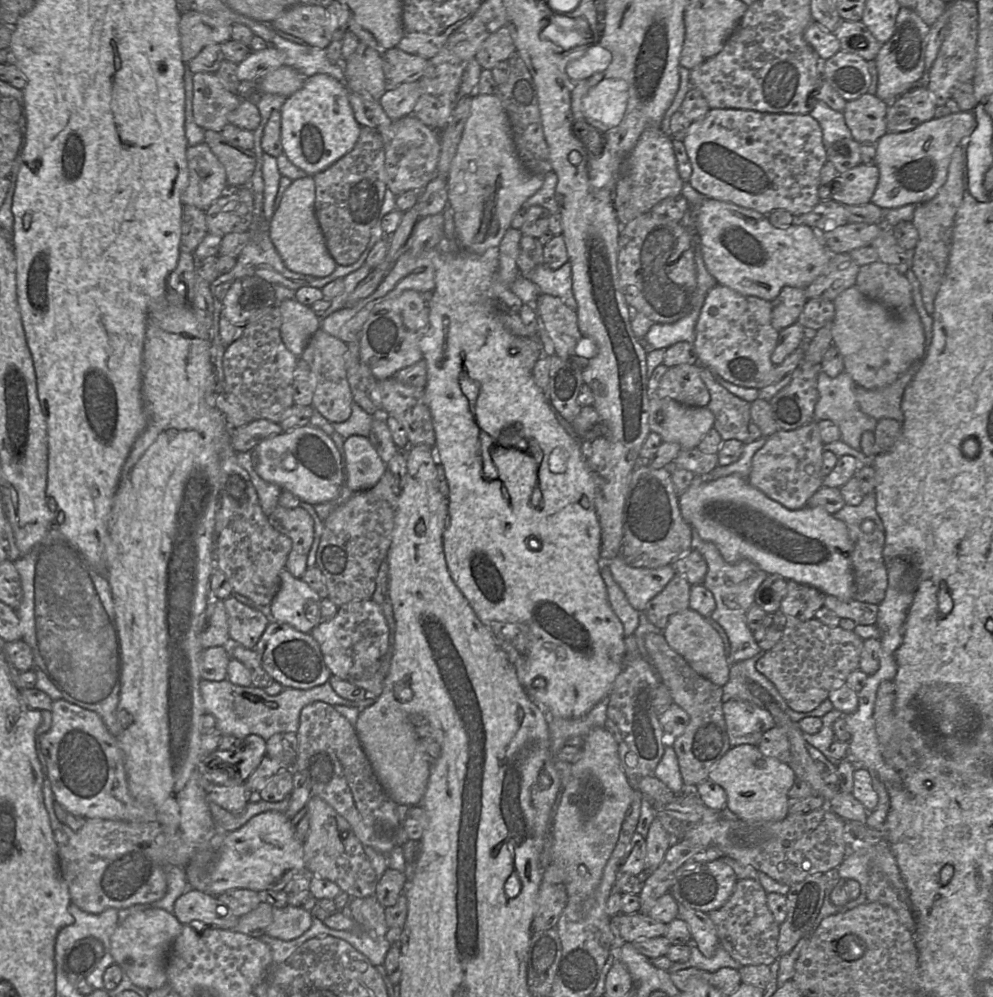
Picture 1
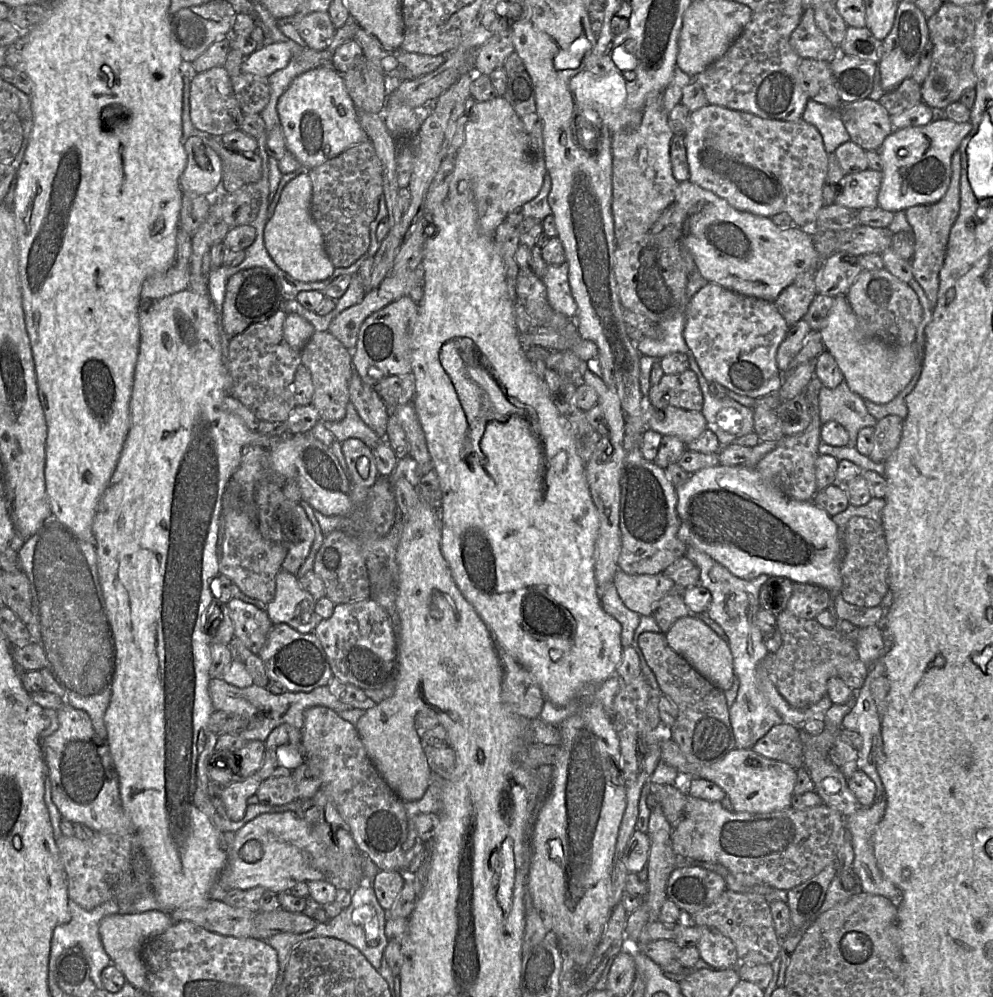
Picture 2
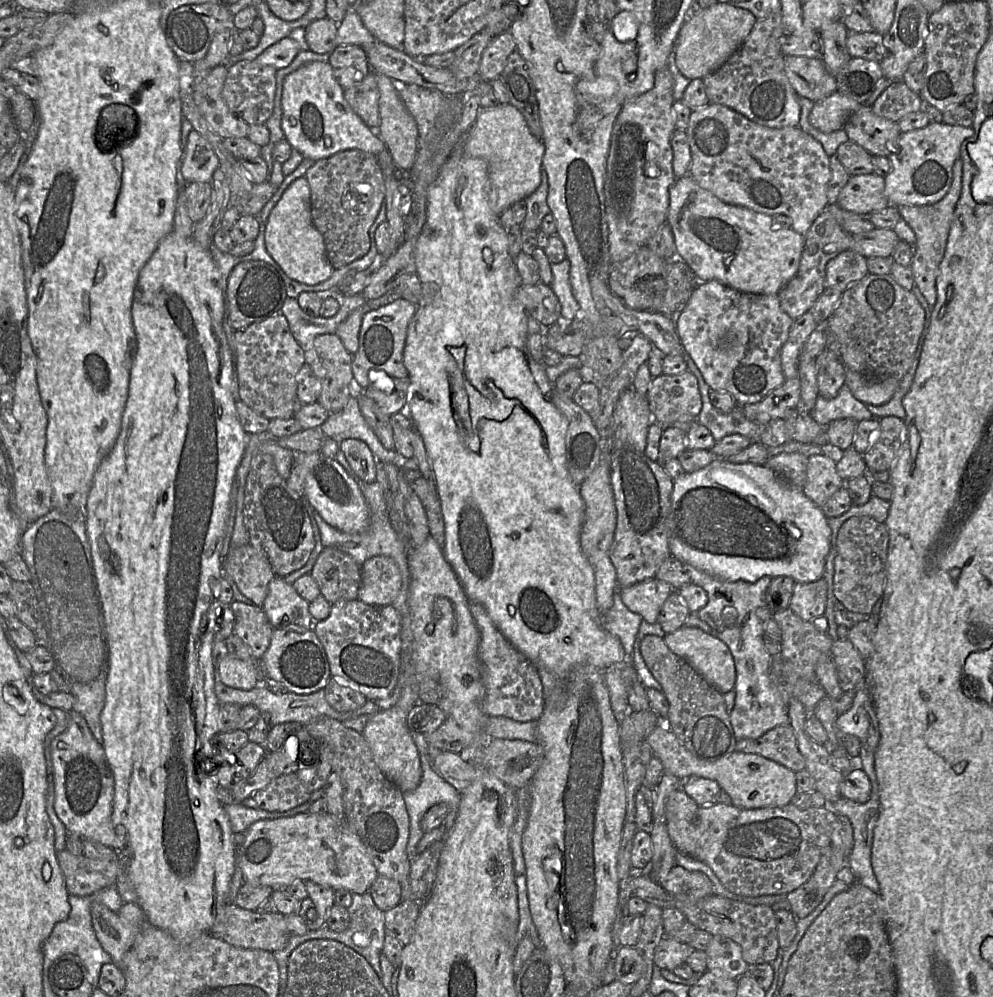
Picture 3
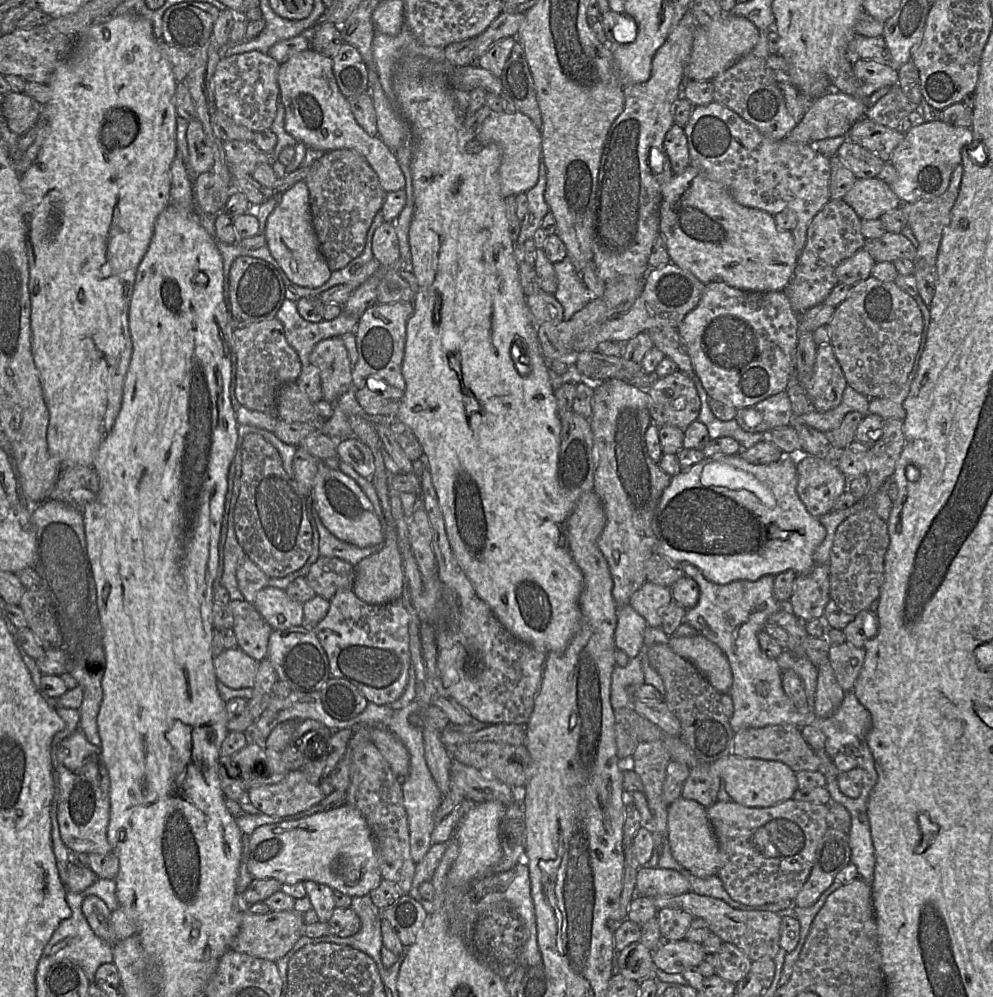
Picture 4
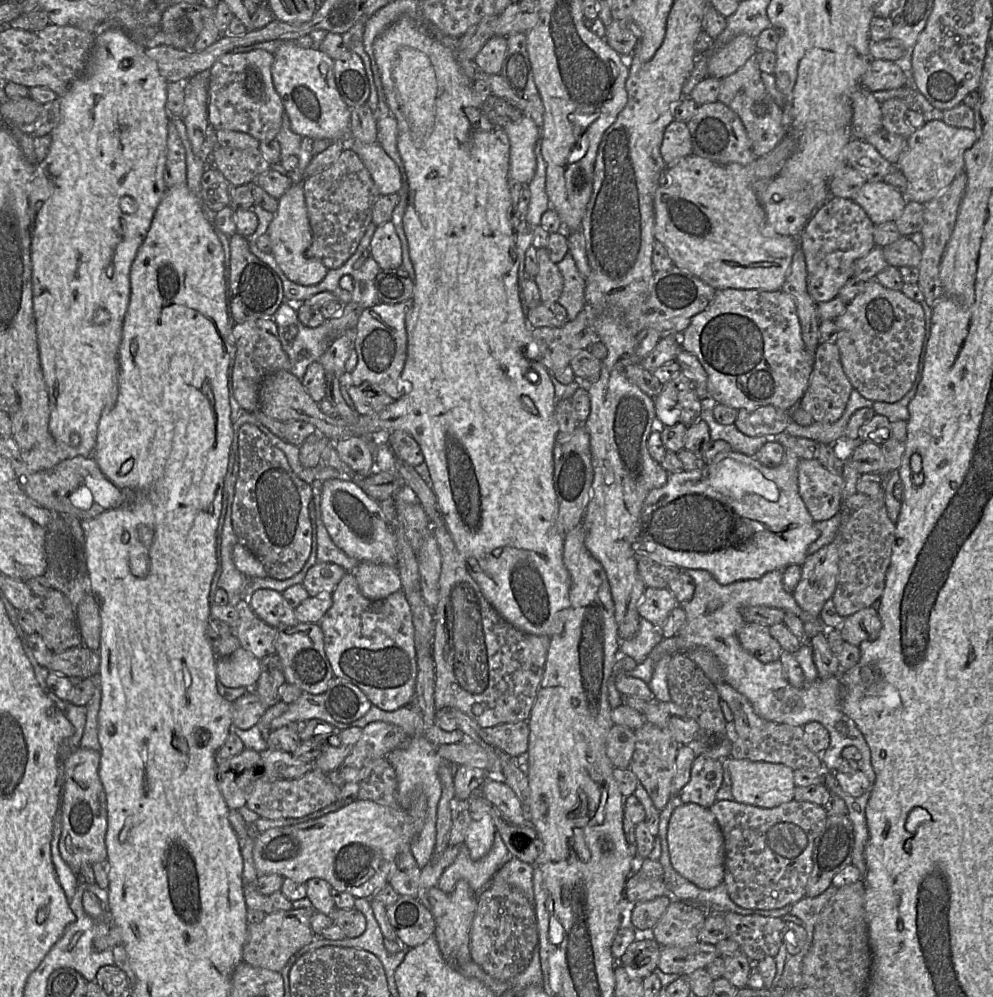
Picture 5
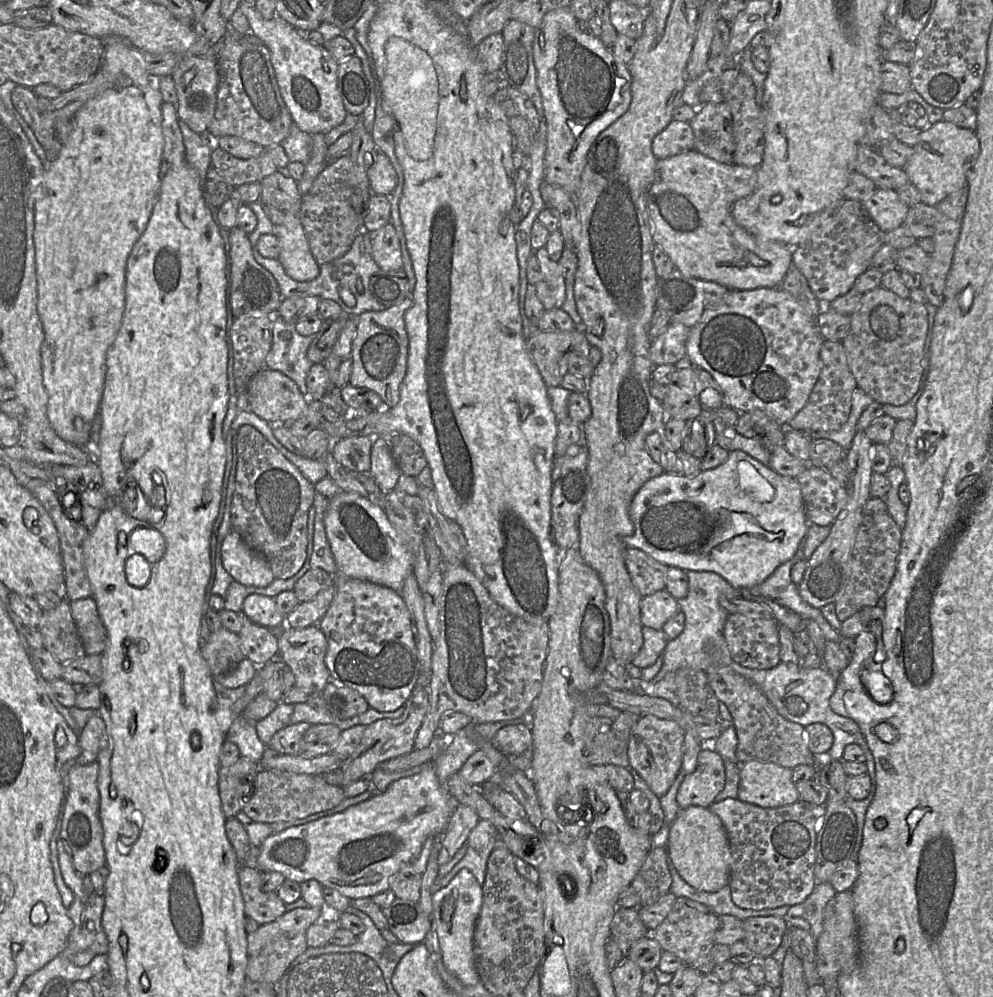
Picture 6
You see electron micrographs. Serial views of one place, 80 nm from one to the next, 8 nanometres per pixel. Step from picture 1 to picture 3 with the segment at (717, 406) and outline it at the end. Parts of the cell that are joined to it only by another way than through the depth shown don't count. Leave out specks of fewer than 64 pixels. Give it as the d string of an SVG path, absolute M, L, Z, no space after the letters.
M688 354L685 355L685 361L687 371L691 372L697 379L701 394L702 408L697 421L709 429L715 441L720 441L725 436L732 434L740 434L752 441L759 441L761 426L747 419L743 413L742 406L738 404L728 413L718 411L710 401L710 387Z

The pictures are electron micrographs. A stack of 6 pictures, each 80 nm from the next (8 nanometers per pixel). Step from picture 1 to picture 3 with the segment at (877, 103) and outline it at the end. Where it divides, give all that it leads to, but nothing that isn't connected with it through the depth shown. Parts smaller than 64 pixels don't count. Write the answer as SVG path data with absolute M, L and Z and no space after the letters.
M863 105L844 124L848 140L871 155L888 157L901 134L896 122L877 116L871 106Z

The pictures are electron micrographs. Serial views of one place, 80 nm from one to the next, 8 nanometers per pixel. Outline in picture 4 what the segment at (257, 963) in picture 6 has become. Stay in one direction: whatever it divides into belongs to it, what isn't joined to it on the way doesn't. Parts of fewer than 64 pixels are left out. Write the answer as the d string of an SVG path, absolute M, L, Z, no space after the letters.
M243 908L240 930L231 944L231 949L276 963L302 937L301 929L304 924L303 914L294 909L257 915Z

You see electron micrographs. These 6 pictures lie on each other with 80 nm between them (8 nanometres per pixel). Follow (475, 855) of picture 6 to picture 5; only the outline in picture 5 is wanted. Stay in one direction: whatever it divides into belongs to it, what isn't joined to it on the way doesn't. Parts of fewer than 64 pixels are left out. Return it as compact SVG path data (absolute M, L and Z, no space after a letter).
M497 831L491 850L479 860L472 860L466 845L461 844L457 857L442 873L437 887L445 893L452 893L456 883L464 879L475 892L483 891L493 875L512 858Z

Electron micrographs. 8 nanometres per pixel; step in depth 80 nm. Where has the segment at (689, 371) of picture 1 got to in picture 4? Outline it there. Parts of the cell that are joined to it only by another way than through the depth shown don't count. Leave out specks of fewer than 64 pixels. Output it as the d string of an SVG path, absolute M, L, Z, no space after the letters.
M682 371L655 377L648 390L650 412L657 426L686 428L697 421L701 409L694 380Z

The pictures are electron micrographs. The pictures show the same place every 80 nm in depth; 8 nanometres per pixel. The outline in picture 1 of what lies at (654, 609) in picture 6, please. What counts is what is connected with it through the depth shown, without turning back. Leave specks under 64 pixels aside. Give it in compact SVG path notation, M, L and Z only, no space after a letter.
M620 554L610 561L609 569L631 606L639 612L645 610L647 603L660 593L675 575L671 564L658 568L633 567L628 565Z

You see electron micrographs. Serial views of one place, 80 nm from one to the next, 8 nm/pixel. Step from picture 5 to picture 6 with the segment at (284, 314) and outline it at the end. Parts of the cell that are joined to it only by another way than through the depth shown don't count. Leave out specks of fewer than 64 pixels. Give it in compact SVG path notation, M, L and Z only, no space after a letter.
M272 314L272 347L265 365L291 378L302 394L307 396L306 378L314 365L307 357L312 336L300 335L295 324L286 322L279 314Z

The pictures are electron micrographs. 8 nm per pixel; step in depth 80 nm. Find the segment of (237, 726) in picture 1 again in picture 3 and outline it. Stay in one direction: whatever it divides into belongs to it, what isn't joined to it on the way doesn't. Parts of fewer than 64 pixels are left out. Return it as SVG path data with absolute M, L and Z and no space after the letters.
M217 676L215 679L214 691L221 705L237 704L243 707L250 704L258 708L260 712L259 719L257 723L246 732L248 740L250 742L262 745L265 744L270 730L277 724L286 722L297 722L300 723L302 726L305 726L309 723L314 722L322 716L327 716L343 723L347 719L355 718L360 715L370 716L380 710L379 706L374 701L367 699L366 703L361 708L348 712L338 712L333 709L327 702L324 689L320 689L310 694L296 694L294 692L286 692L284 694L277 695L271 692L266 687L265 683L260 683L255 688L245 691L226 686Z

